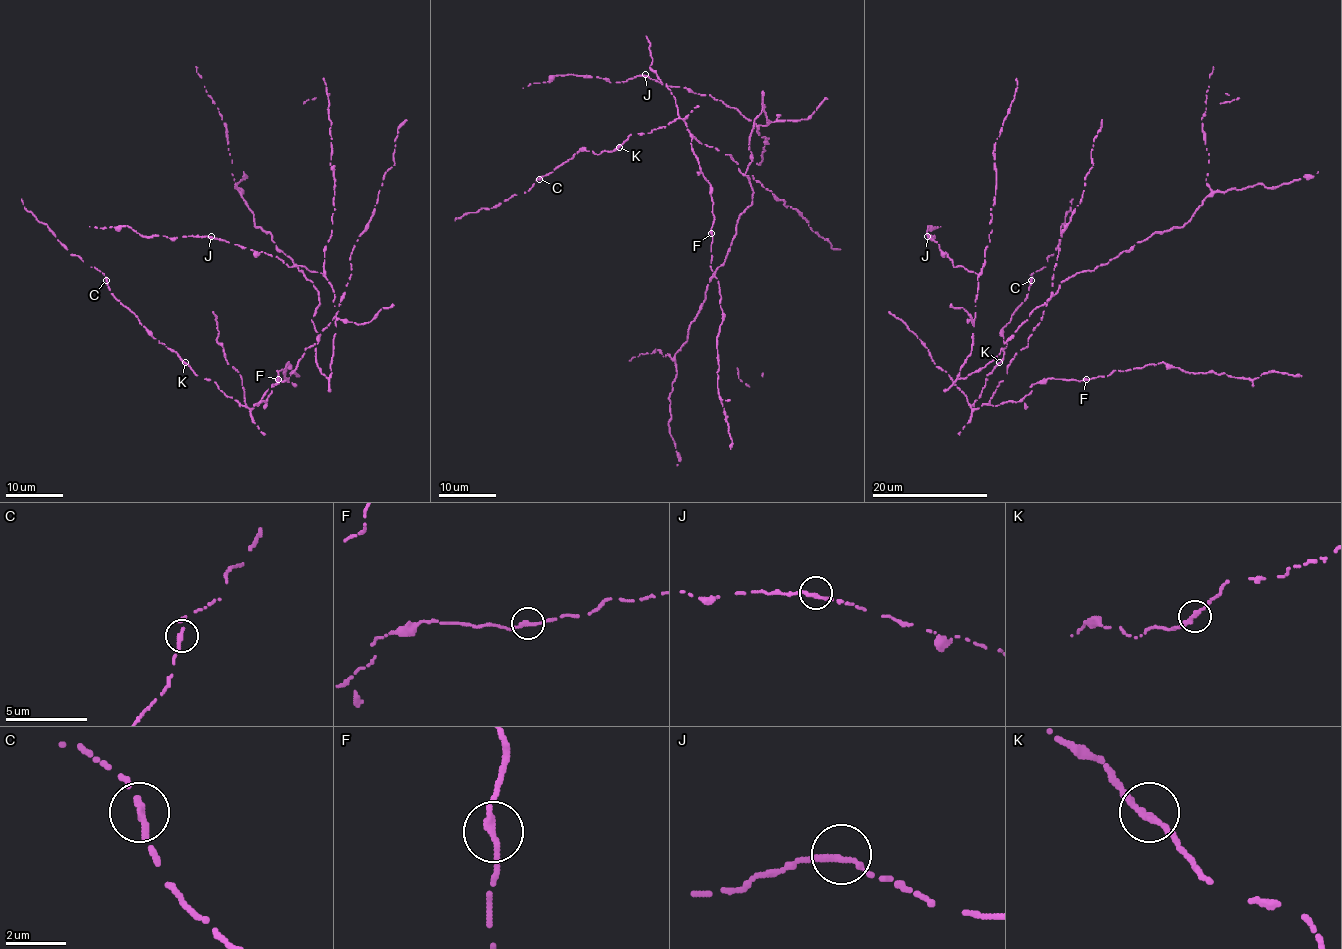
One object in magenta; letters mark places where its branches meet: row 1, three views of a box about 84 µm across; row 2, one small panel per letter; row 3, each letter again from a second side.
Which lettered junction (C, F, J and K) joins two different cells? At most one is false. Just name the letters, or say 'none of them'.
none of them

